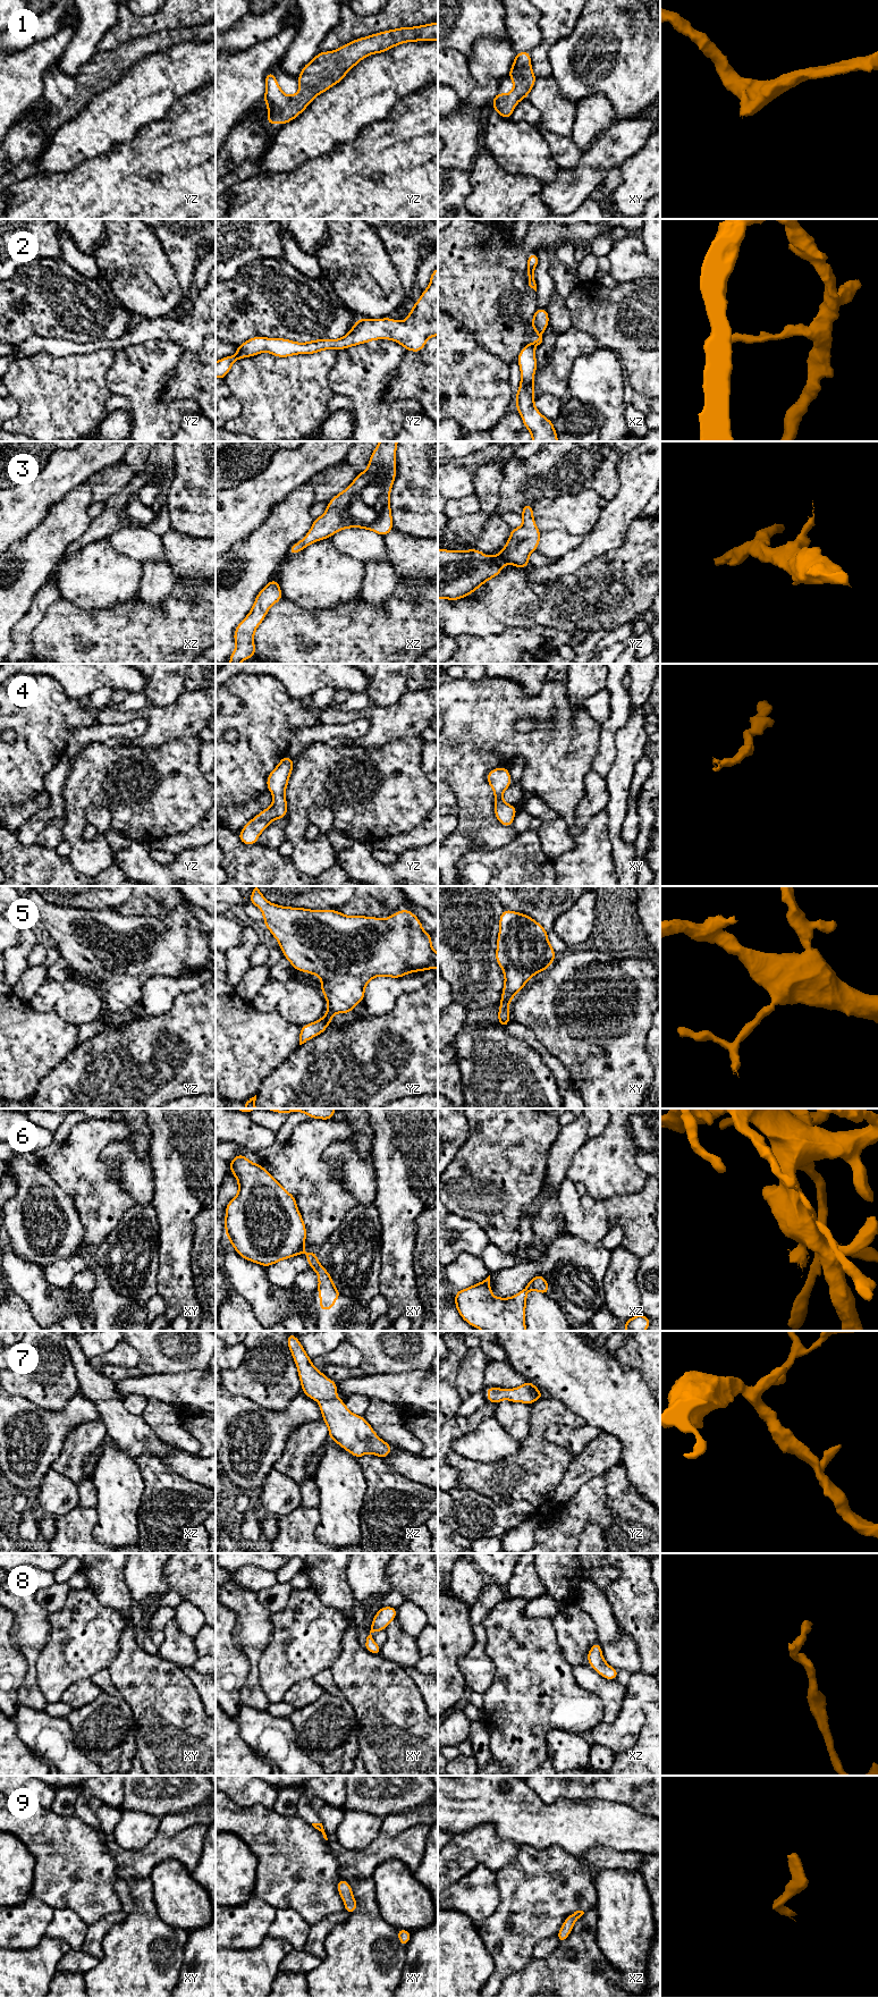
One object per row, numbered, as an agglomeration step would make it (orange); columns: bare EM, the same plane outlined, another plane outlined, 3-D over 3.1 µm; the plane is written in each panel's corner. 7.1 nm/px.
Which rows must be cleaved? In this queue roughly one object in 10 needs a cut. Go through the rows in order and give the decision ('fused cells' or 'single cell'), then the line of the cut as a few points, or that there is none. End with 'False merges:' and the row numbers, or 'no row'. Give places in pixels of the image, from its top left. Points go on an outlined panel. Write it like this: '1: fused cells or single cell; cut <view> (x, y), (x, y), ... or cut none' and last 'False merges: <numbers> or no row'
1: single cell; cut none
2: single cell; cut none
3: single cell; cut none
4: single cell; cut none
5: single cell; cut none
6: single cell; cut none
7: single cell; cut none
8: single cell; cut none
9: single cell; cut none
False merges: no row

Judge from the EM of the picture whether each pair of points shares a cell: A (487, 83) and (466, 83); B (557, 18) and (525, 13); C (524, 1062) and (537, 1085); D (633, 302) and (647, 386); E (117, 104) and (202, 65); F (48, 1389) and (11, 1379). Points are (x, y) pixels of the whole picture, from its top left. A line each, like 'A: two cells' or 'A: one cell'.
A: two cells
B: two cells
C: one cell
D: one cell
E: one cell
F: one cell

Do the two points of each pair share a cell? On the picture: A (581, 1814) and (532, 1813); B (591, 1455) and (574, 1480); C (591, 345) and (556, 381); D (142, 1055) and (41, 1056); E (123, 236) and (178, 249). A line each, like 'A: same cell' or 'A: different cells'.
A: same cell
B: same cell
C: same cell
D: different cells
E: different cells

